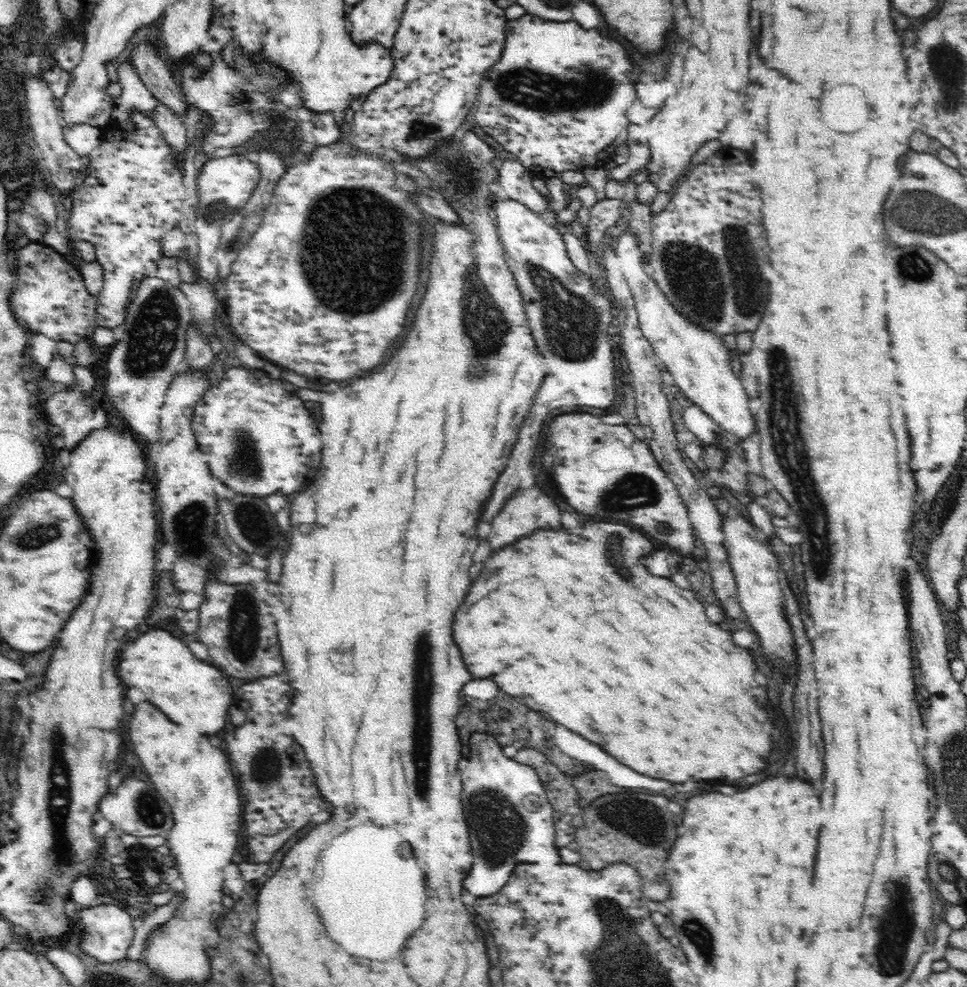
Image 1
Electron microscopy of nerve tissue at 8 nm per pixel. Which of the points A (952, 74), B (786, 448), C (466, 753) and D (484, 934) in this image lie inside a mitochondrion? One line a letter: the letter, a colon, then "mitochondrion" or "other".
A: mitochondrion
B: mitochondrion
C: other
D: other

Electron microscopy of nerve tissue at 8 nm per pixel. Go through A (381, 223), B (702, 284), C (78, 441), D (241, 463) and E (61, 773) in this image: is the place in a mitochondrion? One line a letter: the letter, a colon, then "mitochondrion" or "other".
A: mitochondrion
B: mitochondrion
C: other
D: mitochondrion
E: mitochondrion

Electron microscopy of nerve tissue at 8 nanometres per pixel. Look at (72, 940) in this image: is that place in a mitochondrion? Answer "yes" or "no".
no

